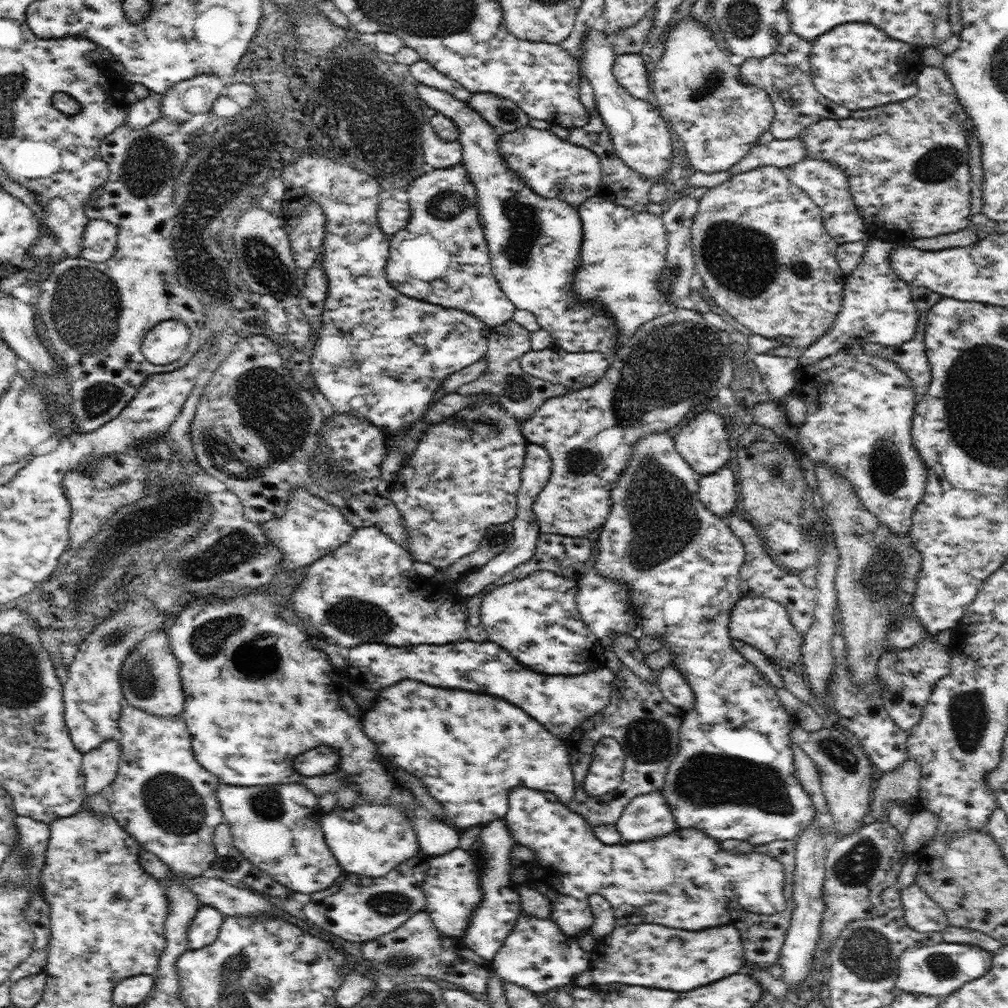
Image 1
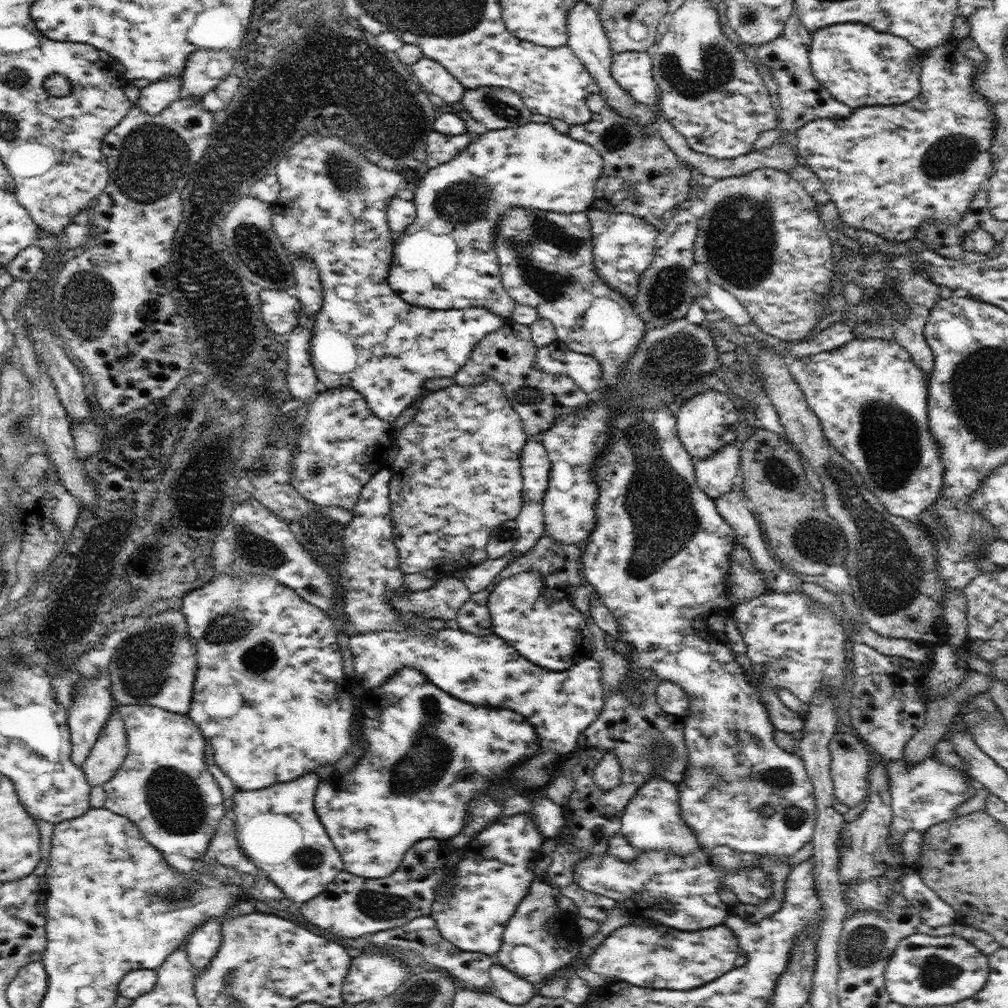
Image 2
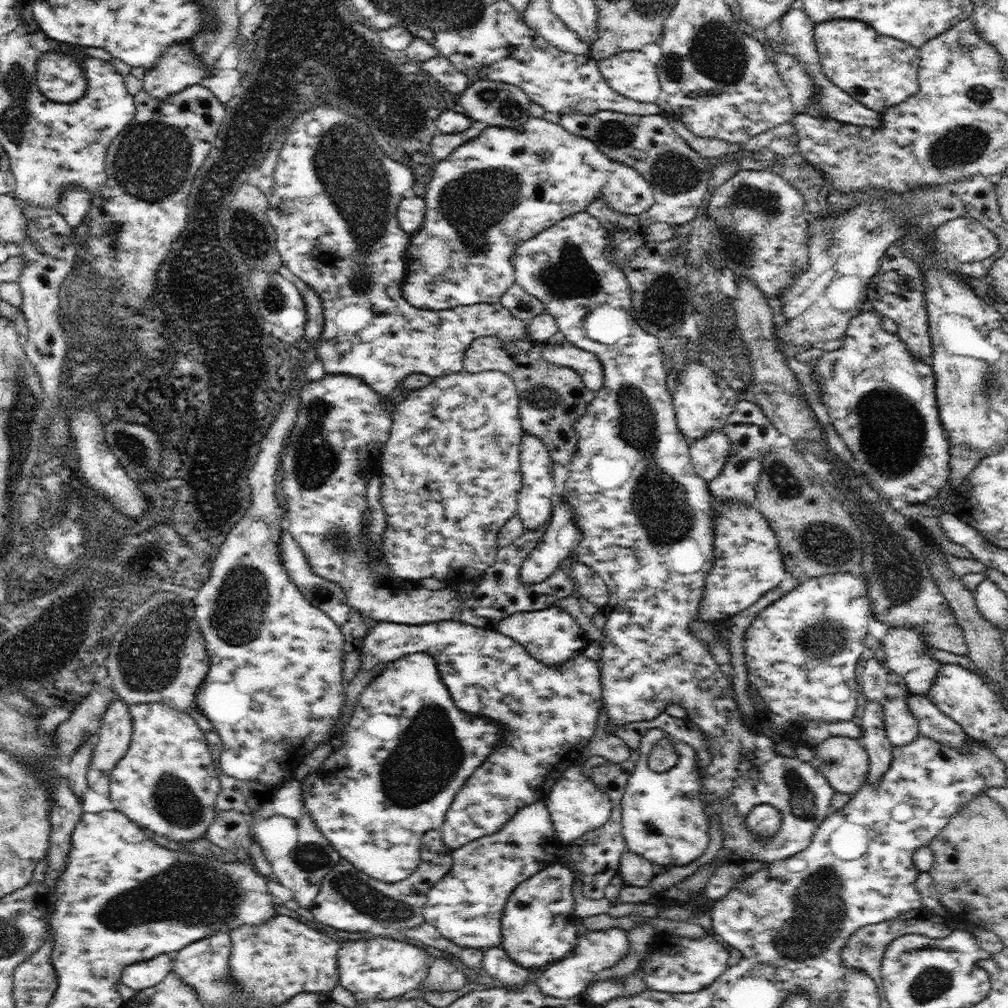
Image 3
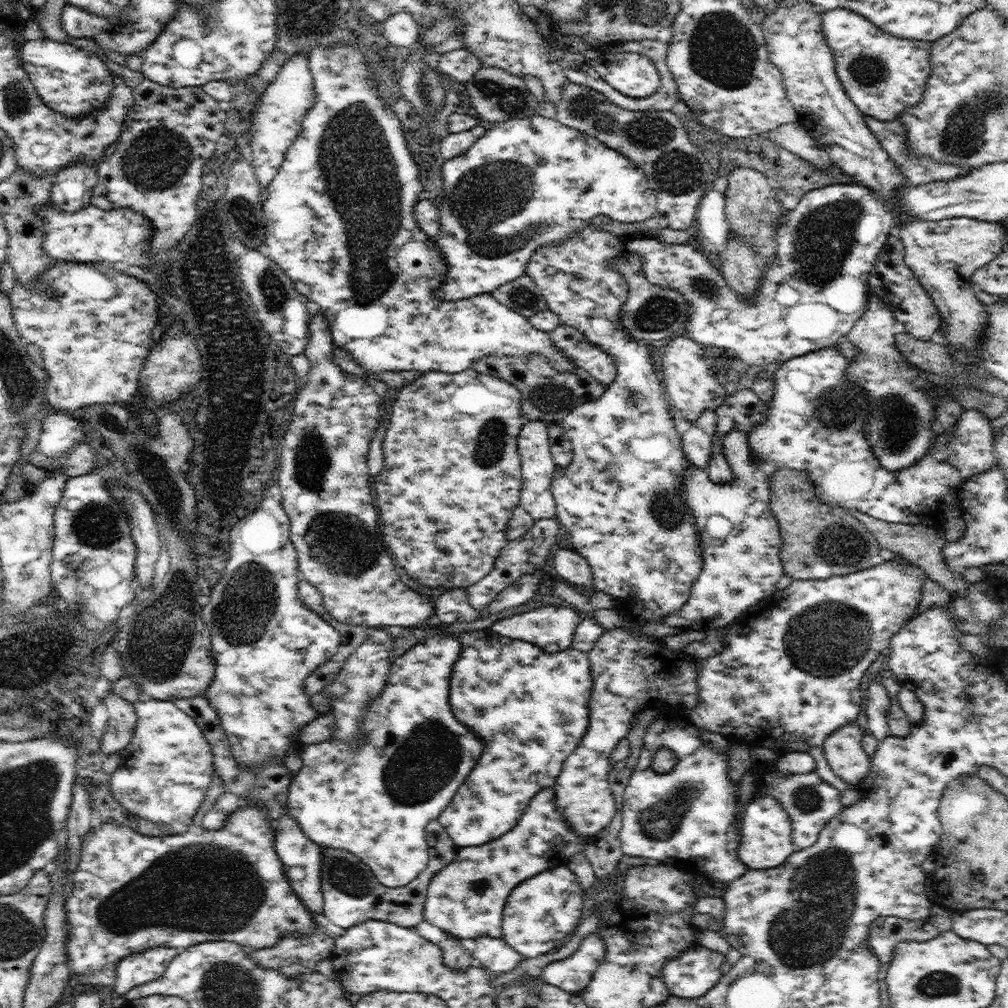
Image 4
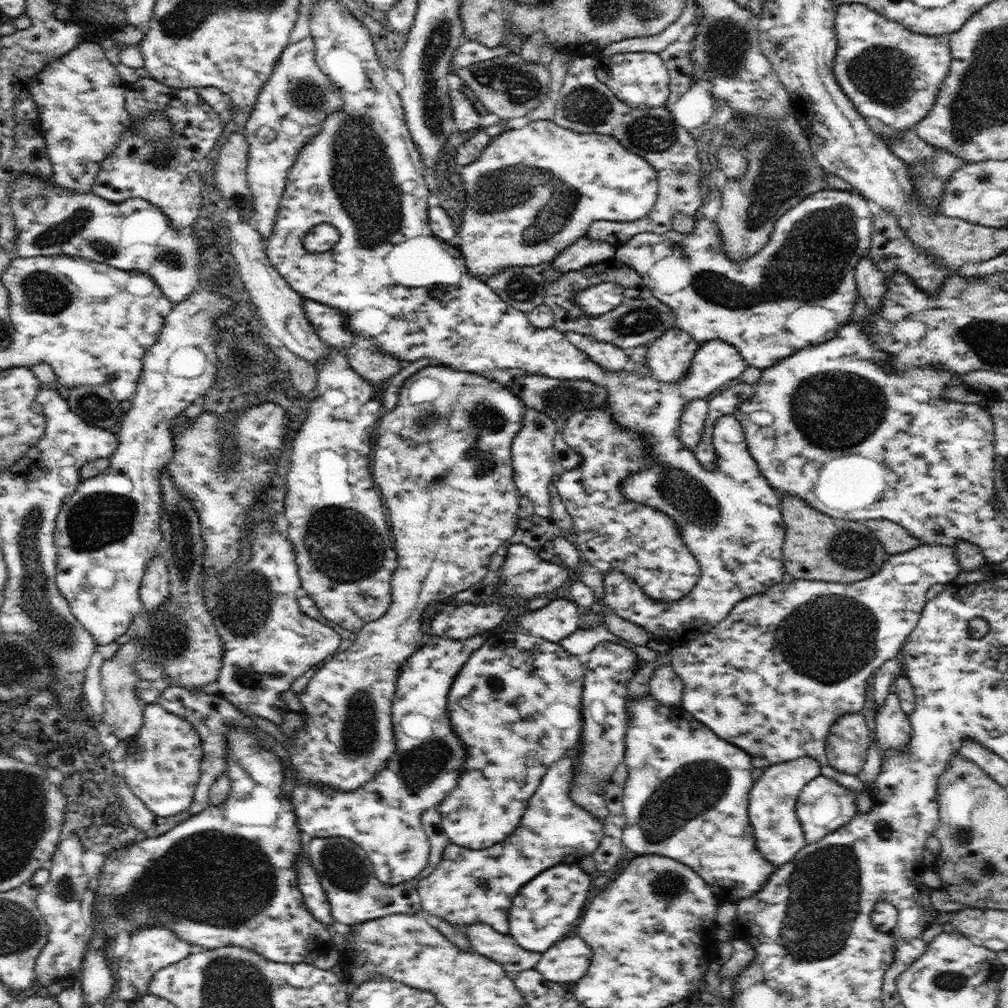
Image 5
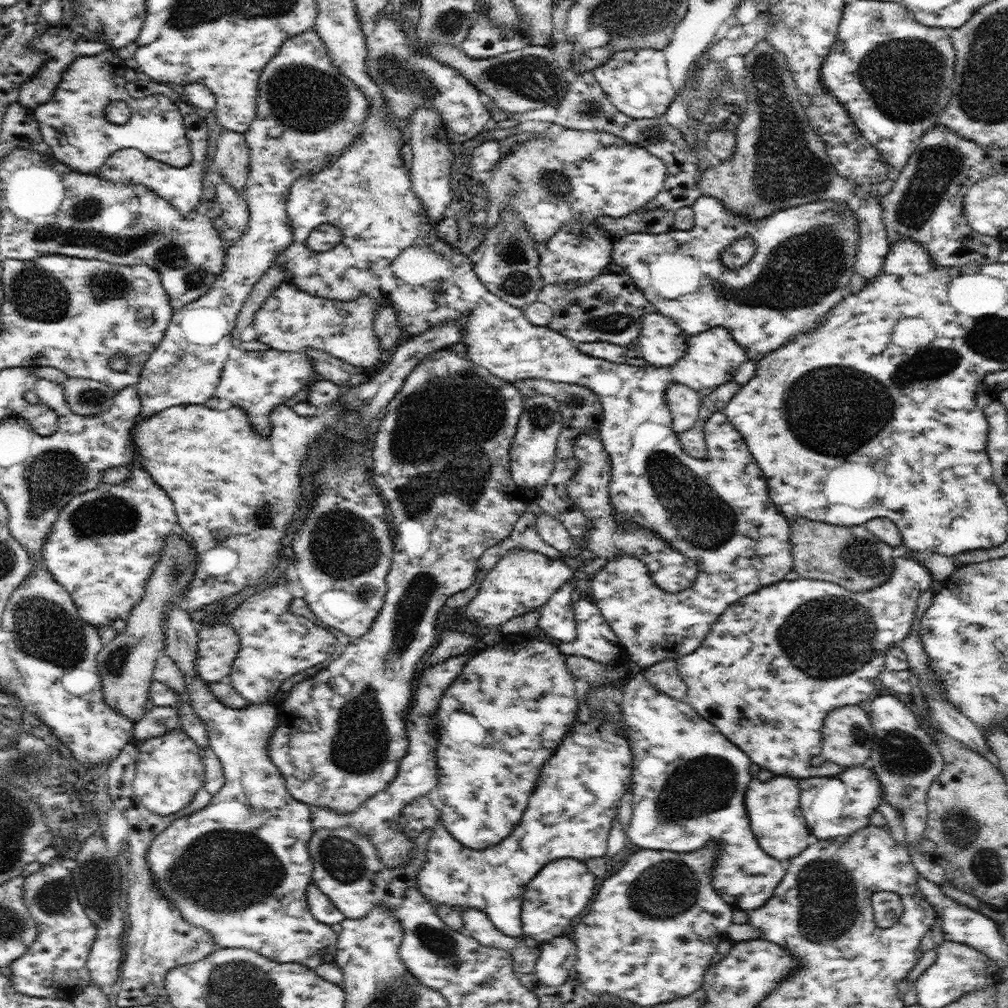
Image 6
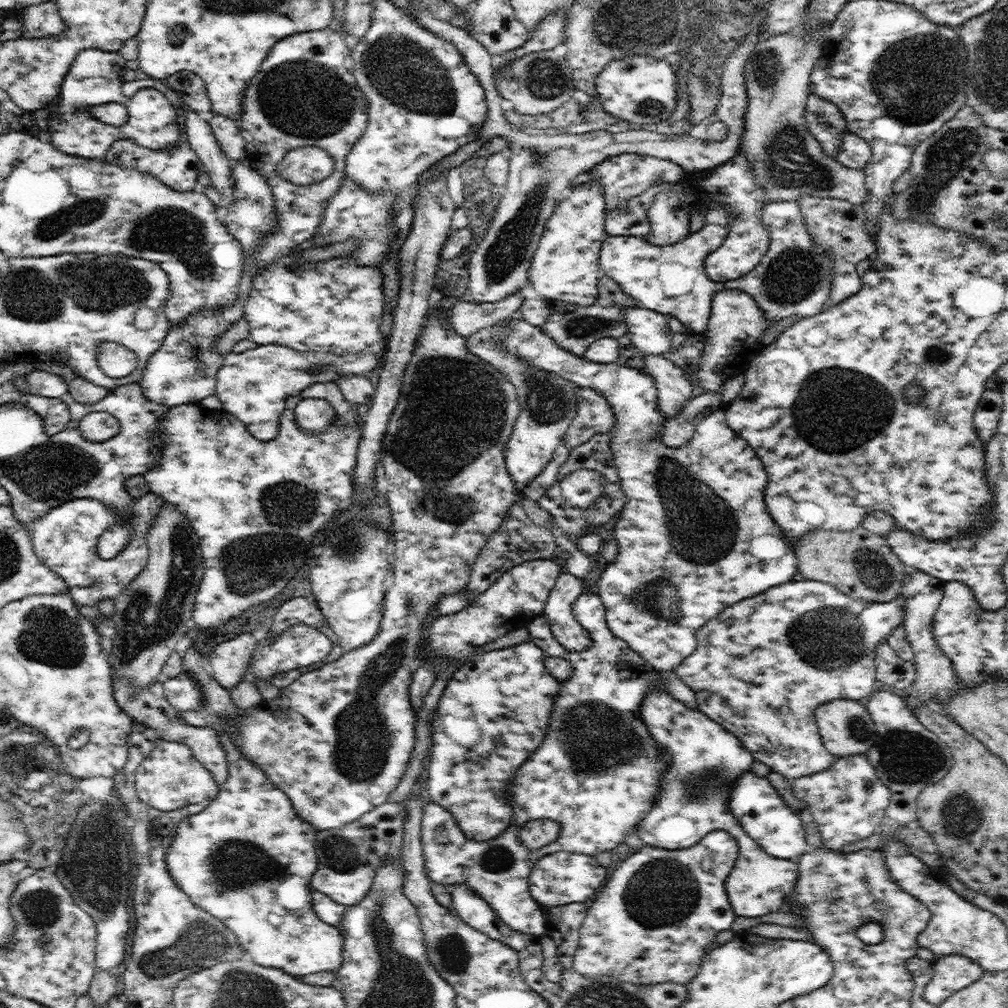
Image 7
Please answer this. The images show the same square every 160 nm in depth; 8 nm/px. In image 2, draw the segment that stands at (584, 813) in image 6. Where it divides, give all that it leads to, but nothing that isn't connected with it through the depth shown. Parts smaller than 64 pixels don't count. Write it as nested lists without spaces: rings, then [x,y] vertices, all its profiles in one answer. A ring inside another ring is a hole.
[[[530,811],[504,816],[495,823],[489,823],[482,832],[479,832],[461,852],[461,859],[455,868],[457,871],[453,878],[451,891],[435,892],[430,915],[436,920],[441,935],[462,950],[496,955],[500,950],[508,920],[533,883],[534,869],[536,863],[544,856],[541,848],[546,840]]]

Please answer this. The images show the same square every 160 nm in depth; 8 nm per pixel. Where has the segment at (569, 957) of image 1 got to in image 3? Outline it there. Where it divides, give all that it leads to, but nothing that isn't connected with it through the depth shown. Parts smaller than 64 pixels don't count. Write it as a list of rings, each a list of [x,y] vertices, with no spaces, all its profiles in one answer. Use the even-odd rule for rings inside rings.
[[[557,860],[514,888],[502,915],[501,947],[516,964],[536,974],[574,950],[581,933],[574,910],[574,881],[573,870]]]

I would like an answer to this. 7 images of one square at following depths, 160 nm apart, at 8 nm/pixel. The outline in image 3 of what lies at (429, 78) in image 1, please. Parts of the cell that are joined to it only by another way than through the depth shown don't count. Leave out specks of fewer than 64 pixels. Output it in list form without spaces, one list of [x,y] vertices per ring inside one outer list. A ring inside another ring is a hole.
[[[436,55],[430,60],[421,62],[425,70],[433,79],[436,79],[452,94],[461,94],[468,88],[471,80],[462,71],[459,71],[446,56]]]

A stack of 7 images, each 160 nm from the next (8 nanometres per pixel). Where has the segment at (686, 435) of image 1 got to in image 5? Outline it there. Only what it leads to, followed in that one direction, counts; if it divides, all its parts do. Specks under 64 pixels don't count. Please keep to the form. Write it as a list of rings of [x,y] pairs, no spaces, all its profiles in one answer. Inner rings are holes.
[[[672,327],[656,337],[647,350],[647,364],[652,377],[663,383],[676,384],[689,371],[699,349],[685,330]]]

